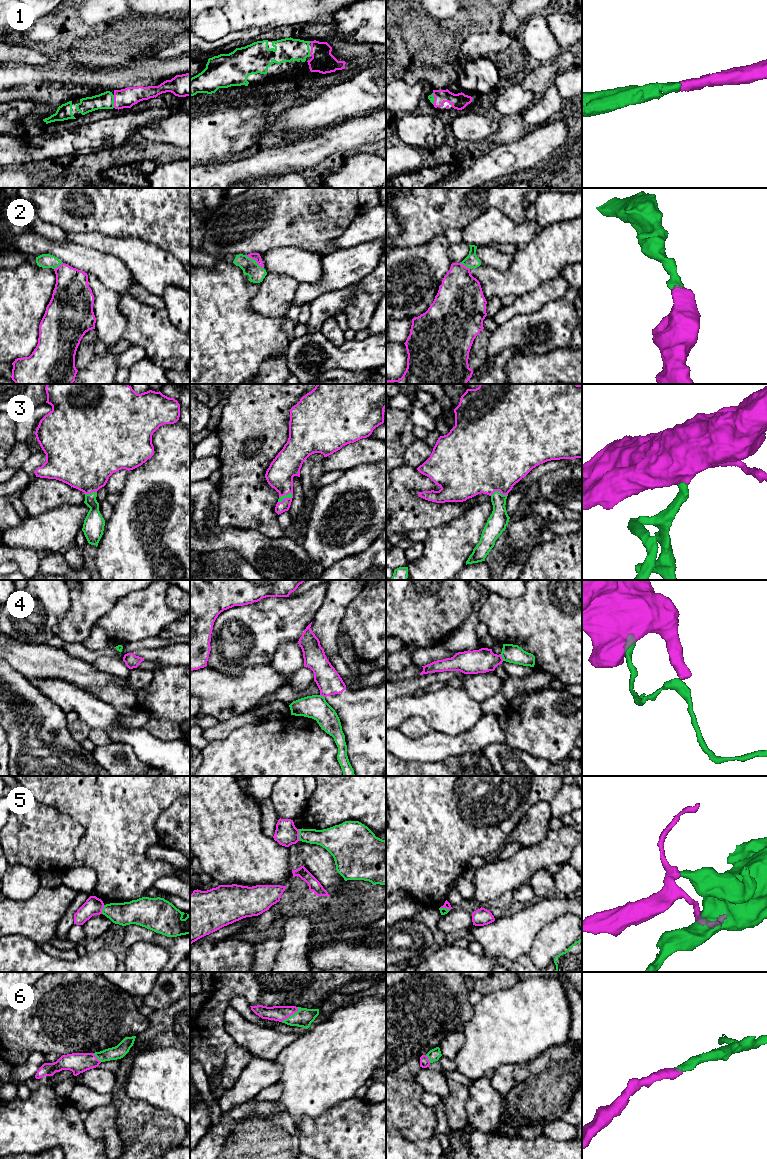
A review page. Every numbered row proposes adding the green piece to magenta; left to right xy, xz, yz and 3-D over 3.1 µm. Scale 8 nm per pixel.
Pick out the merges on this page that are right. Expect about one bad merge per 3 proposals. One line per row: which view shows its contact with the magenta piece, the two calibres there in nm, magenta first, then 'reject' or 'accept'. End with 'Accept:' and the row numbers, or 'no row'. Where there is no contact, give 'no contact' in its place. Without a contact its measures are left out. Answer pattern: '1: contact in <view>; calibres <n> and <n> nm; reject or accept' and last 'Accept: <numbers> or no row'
1: contact in xy; calibres 160 and 130 nm; accept
2: contact in xz; calibres 60 and 130 nm; accept
3: contact in yz; calibres 500 and 160 nm; accept
4: contact in yz; calibres 190 and 150 nm; reject
5: contact in xz; calibres 190 and 170 nm; reject
6: contact in xz; calibres 130 and 150 nm; accept
Accept: 1, 2, 3, 6

